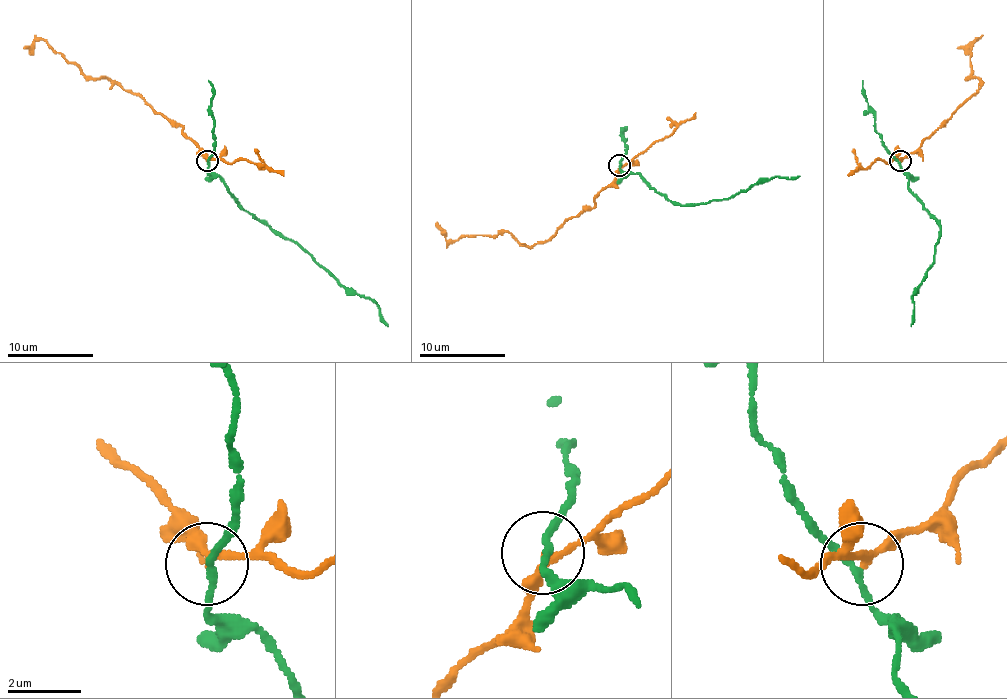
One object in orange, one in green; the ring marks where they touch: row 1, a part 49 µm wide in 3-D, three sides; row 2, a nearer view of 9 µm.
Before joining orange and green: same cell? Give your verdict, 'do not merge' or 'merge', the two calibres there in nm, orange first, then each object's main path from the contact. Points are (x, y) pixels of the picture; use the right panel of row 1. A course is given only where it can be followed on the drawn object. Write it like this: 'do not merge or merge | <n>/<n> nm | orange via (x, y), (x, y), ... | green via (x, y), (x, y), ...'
do not merge | 170/160 nm | orange via (899, 161), (914, 153), (977, 90), (981, 82), (966, 77), (970, 73), (970, 45), (975, 39), (957, 47) | green via (899, 161), (908, 178), (908, 189), (940, 228), (934, 262), (912, 296), (914, 320), (910, 326)

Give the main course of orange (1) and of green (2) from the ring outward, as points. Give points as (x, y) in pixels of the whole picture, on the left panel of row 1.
1: (207, 161), (187, 138), (183, 127), (172, 125), (131, 90), (89, 77), (41, 39), (35, 39), (24, 47)
2: (207, 161), (211, 174), (219, 178), (245, 211), (295, 241), (346, 288), (368, 296), (387, 326)

